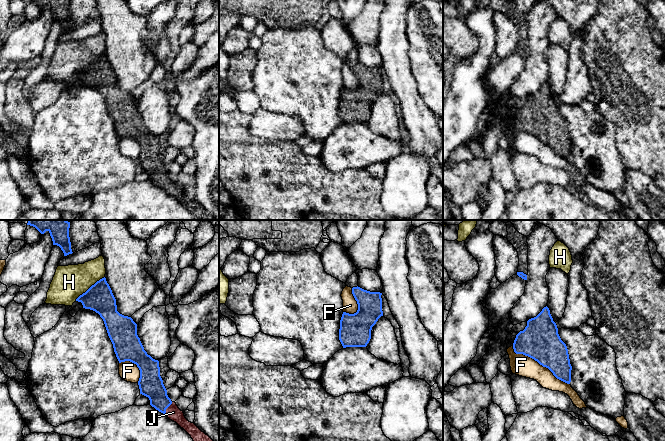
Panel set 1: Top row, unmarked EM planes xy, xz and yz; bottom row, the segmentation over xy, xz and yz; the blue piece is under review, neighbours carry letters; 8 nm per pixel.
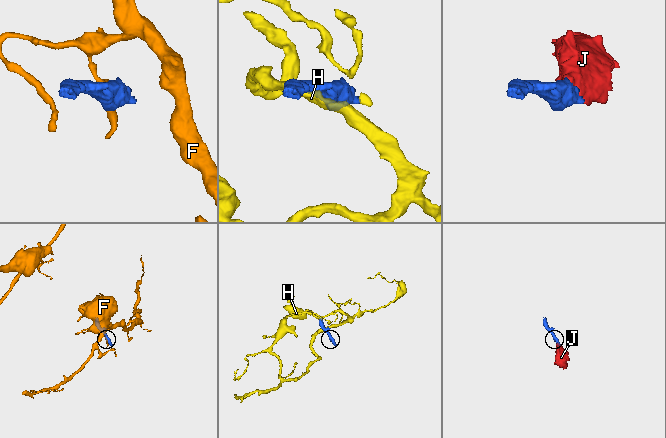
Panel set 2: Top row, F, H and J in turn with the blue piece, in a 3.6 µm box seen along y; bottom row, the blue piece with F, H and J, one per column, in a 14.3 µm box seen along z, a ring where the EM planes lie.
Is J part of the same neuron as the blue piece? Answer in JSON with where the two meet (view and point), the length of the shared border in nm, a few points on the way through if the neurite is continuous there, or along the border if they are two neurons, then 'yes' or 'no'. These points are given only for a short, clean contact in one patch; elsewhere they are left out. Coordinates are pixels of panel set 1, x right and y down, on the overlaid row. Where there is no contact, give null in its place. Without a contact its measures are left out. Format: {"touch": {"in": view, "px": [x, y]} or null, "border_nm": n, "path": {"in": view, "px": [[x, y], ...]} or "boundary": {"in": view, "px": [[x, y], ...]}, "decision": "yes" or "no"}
{"touch": {"in": "xy", "px": [167, 407]}, "border_nm": 120, "decision": "yes"}

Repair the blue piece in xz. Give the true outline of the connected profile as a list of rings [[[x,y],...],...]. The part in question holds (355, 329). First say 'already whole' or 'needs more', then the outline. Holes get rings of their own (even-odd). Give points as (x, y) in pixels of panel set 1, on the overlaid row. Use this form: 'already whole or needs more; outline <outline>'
already whole; outline [[[353,287],[352,294],[358,310],[354,314],[343,312],[340,320],[339,340],[346,347],[366,347],[371,339],[372,327],[383,316],[382,293]]]

